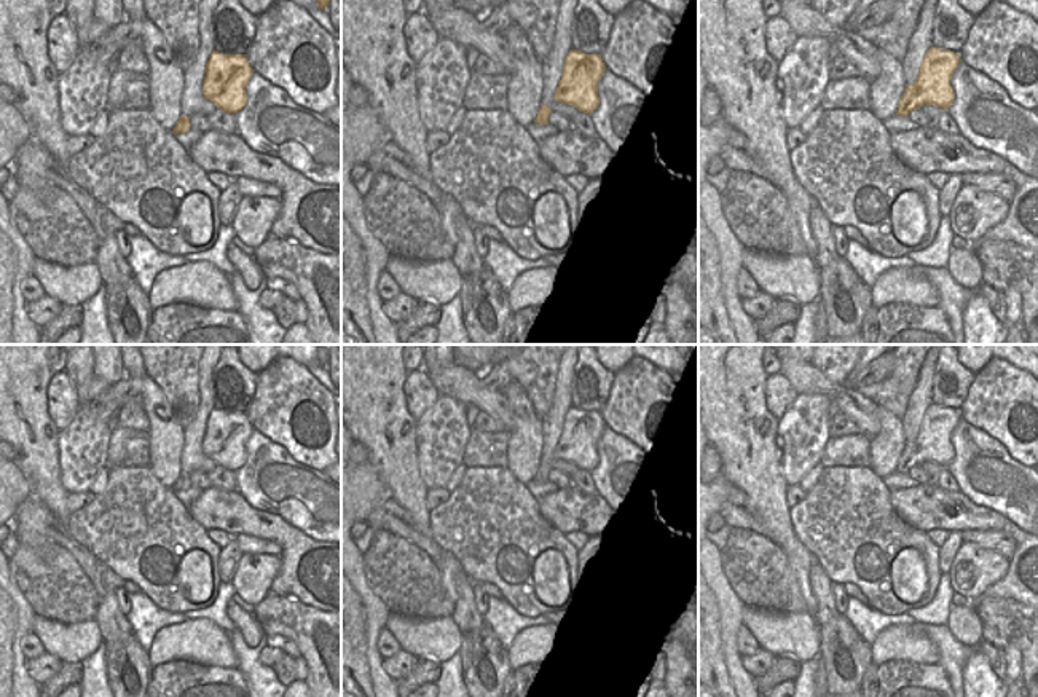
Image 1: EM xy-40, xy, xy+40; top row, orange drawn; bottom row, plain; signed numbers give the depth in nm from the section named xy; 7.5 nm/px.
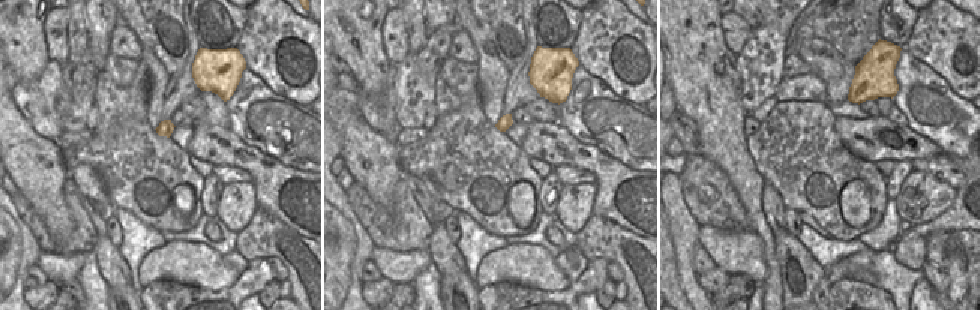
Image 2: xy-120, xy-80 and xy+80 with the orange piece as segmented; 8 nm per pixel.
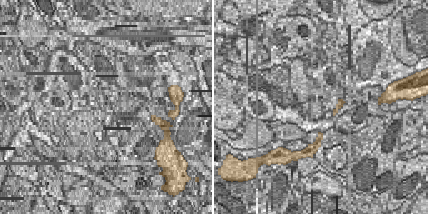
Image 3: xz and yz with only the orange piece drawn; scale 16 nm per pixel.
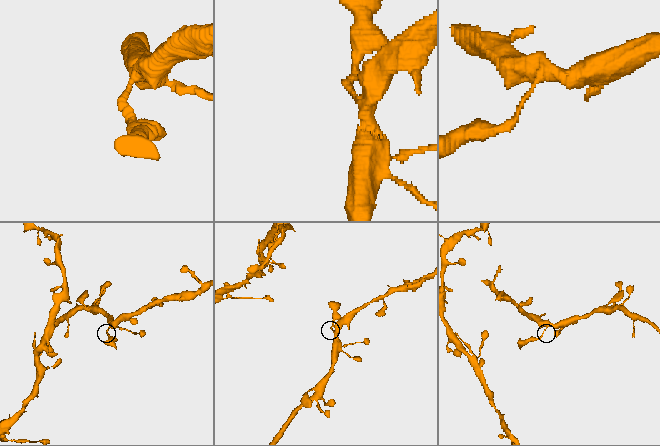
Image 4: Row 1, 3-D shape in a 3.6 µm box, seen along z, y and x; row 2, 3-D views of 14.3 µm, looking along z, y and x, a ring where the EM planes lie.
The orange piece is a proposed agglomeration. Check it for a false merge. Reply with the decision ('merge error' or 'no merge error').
no merge error

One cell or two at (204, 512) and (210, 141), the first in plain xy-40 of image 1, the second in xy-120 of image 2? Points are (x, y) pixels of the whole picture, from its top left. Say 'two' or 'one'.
one

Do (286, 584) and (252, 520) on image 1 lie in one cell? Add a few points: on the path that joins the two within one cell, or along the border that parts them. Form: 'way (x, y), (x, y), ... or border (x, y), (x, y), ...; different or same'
way (289, 565), (289, 546), (271, 528); same

